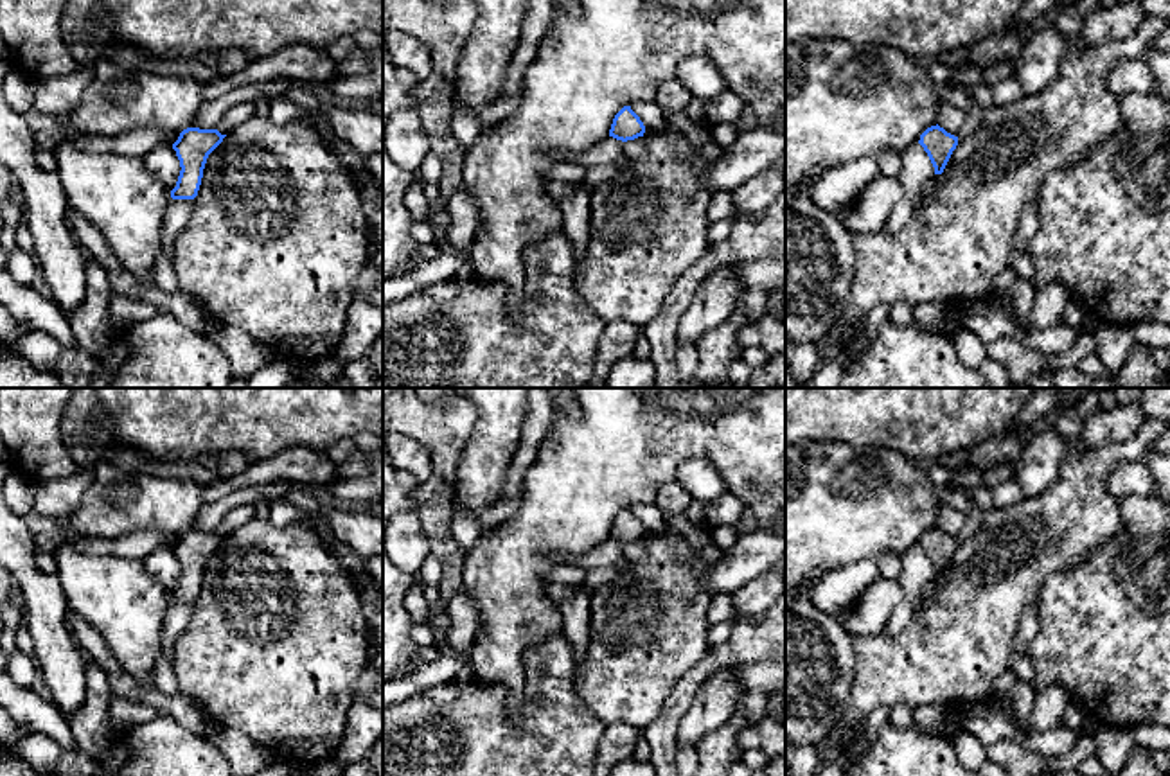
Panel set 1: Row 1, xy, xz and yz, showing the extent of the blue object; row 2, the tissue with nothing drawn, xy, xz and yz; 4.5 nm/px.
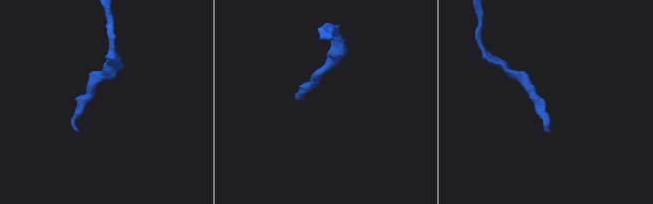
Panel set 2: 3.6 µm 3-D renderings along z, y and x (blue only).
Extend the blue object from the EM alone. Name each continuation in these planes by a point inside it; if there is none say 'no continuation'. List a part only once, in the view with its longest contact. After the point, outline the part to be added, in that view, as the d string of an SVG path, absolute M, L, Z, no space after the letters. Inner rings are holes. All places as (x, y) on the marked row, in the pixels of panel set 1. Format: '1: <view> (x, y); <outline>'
no continuation

